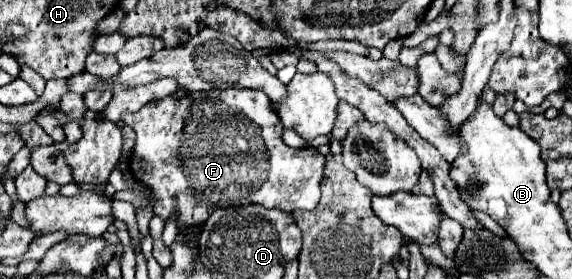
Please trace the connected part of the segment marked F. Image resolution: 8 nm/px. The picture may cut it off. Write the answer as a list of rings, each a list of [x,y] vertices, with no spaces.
[[[230,87],[228,91],[196,91],[196,95],[186,95],[184,99],[164,97],[158,103],[144,105],[136,113],[126,113],[122,119],[136,133],[130,169],[140,183],[150,187],[156,199],[154,213],[162,219],[168,219],[174,209],[178,209],[180,225],[192,225],[204,223],[220,205],[232,207],[258,203],[266,209],[280,209],[288,213],[296,209],[314,209],[318,205],[326,157],[316,149],[292,149],[282,141],[284,125],[264,91]]]

